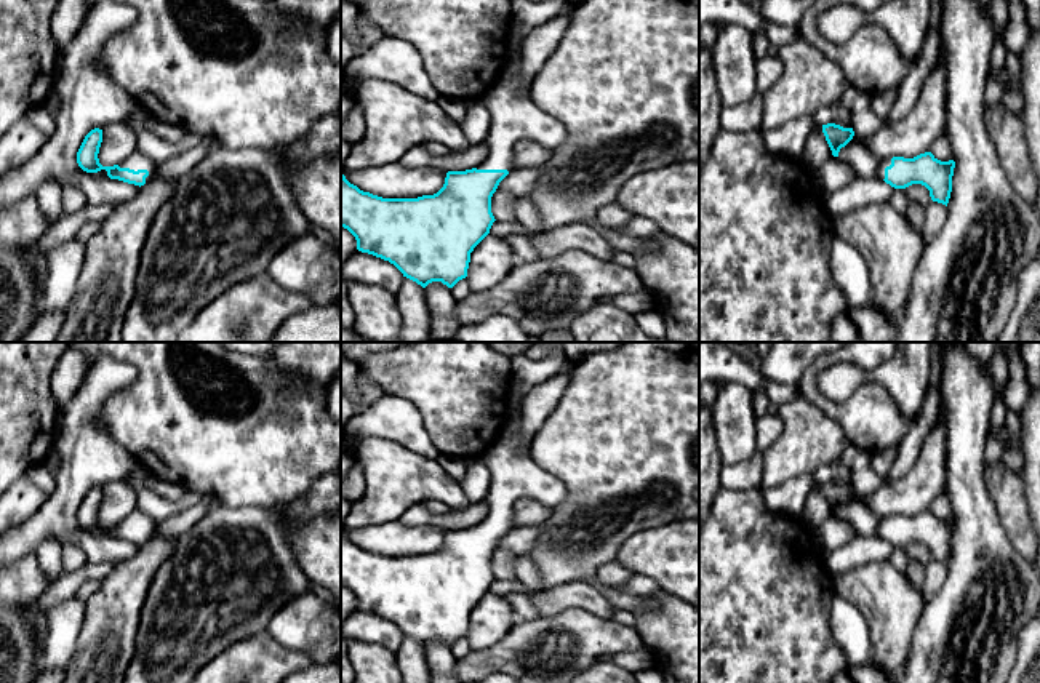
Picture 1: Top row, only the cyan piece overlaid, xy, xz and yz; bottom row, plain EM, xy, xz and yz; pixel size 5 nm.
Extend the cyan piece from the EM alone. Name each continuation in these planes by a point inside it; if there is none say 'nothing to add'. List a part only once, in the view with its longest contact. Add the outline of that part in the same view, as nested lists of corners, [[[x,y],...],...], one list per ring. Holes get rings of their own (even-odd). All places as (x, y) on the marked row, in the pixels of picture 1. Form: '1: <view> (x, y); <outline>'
1: xy (136, 160); [[[136,150],[126,160],[118,163],[118,166],[120,168],[130,168],[130,170],[134,170],[134,171],[147,170],[149,171],[149,176],[146,178],[146,184],[147,184],[149,181],[152,181],[157,163],[150,157]]]

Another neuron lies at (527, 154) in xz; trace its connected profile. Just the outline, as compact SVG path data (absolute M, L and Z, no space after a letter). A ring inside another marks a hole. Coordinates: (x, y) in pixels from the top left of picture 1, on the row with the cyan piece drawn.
M522 139L514 146L514 168L544 166L552 157L552 149L531 139Z

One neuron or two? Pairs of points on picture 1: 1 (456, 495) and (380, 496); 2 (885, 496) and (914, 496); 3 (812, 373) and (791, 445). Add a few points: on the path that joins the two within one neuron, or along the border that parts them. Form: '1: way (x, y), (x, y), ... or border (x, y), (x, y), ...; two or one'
1: way (437, 490), (399, 490); one
2: way (892, 496), (908, 496); one
3: border (799, 383), (804, 395), (834, 419); two

